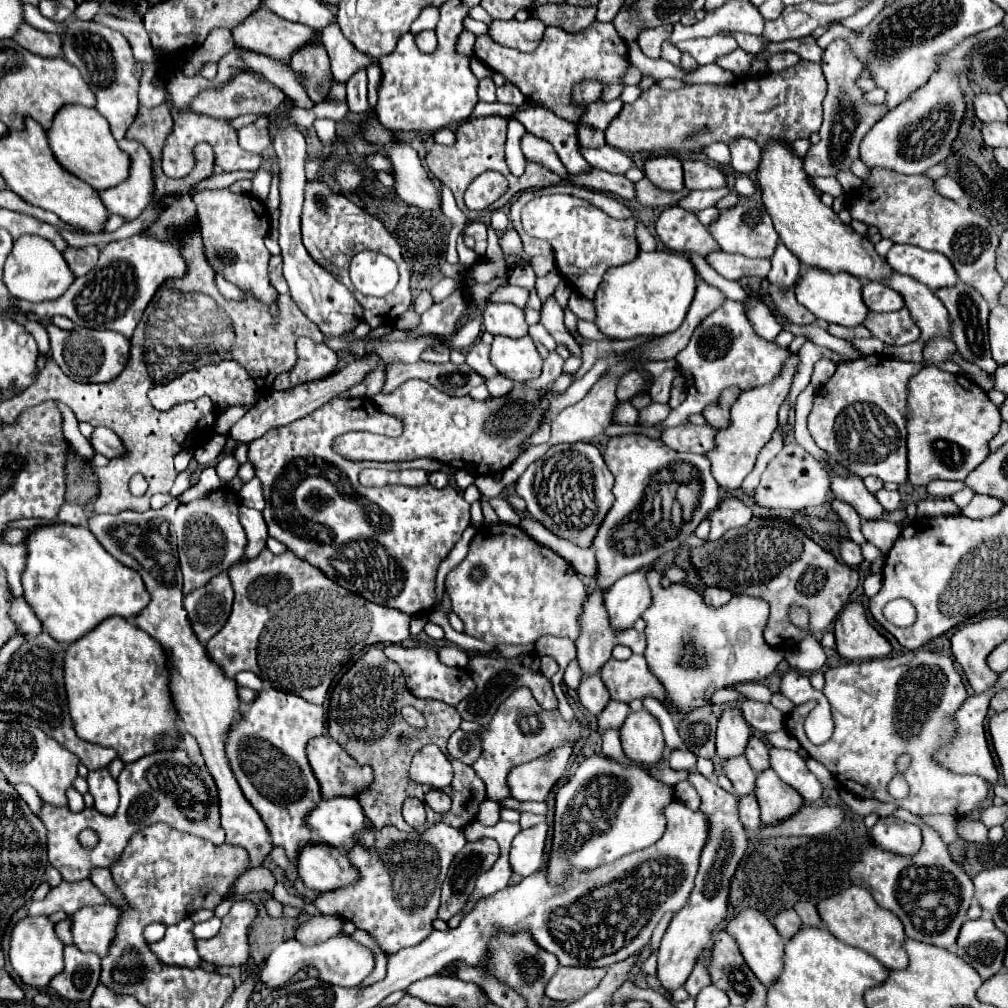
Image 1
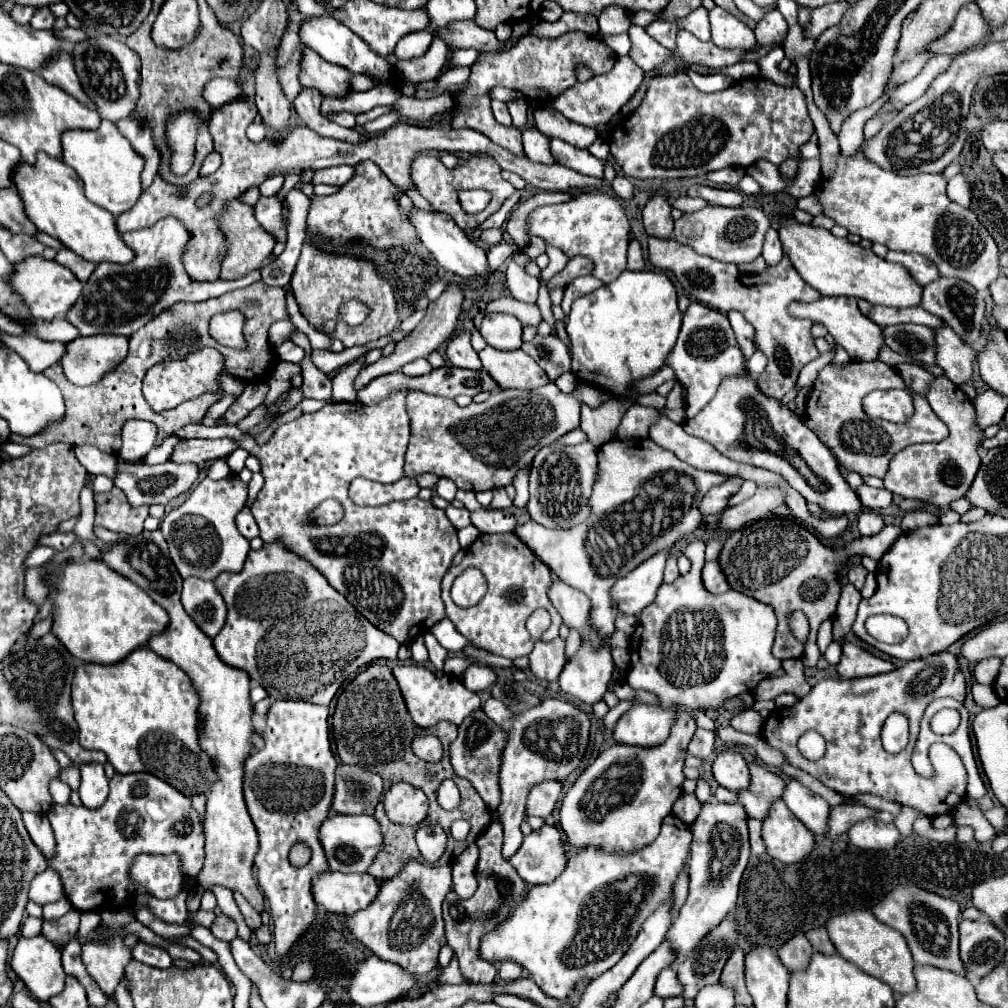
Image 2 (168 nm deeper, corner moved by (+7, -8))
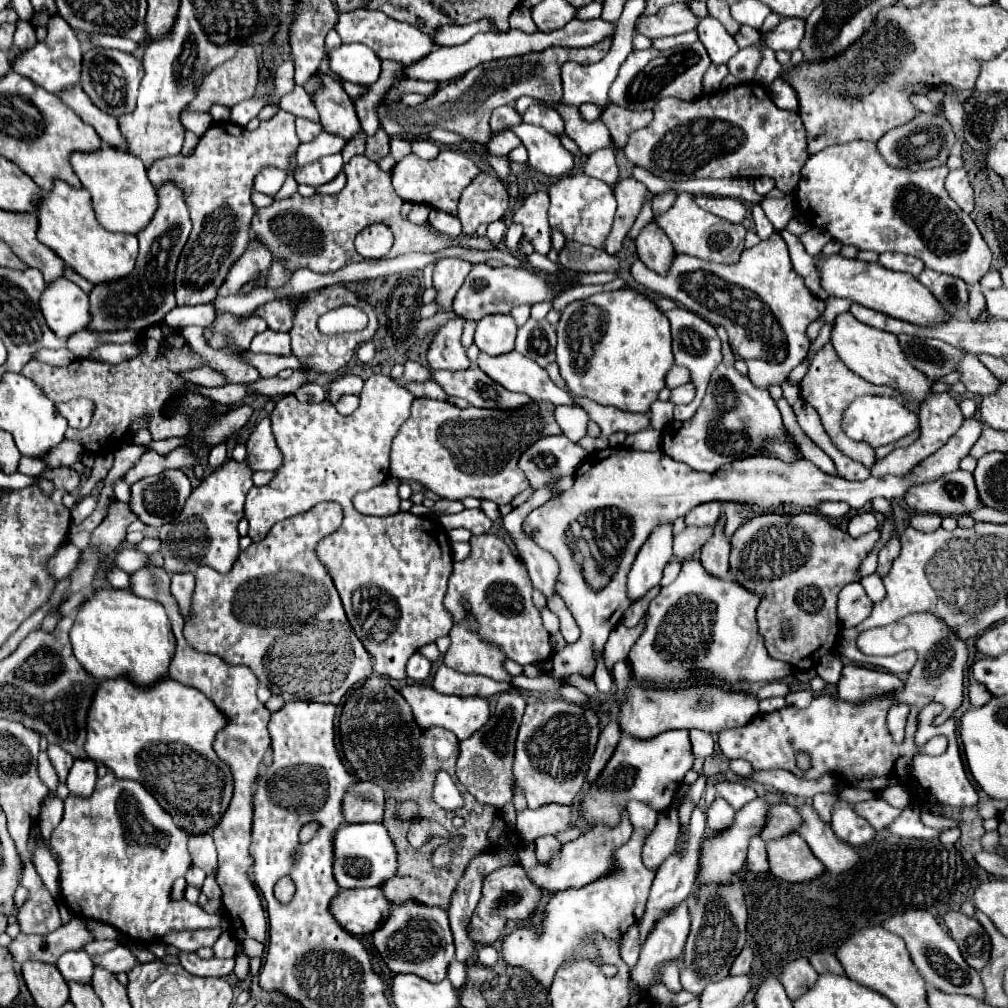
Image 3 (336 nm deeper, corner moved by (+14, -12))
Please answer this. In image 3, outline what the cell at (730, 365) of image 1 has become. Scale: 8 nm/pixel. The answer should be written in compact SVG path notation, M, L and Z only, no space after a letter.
M675 307L671 311L665 313L669 323L671 323L671 335L673 335L673 355L675 355L675 363L683 365L691 371L691 383L697 389L697 399L693 399L693 403L689 405L675 405L675 419L677 421L685 421L689 417L693 417L693 413L697 411L697 407L701 405L703 397L705 397L705 389L709 385L709 377L713 373L713 369L721 363L721 341L715 333L715 327L707 321L703 321L699 315L687 311L685 307Z

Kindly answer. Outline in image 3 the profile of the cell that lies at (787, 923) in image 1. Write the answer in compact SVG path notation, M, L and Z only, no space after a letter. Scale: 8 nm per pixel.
M797 959L793 963L789 963L781 975L781 983L789 995L791 1001L795 1001L797 997L801 997L807 989L813 987L813 983L817 981L817 971L811 967L811 963L807 959Z

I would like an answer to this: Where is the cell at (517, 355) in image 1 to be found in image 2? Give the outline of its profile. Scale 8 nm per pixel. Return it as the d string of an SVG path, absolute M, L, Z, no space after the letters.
M486 345L480 351L480 361L500 389L538 389L550 383L544 369L522 349L500 351Z

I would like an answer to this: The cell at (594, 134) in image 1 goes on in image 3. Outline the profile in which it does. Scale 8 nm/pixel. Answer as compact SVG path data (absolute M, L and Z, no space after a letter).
M531 105L523 113L523 121L531 125L539 125L553 135L561 135L565 131L565 127L561 125L561 115L555 109L545 107L545 105Z

